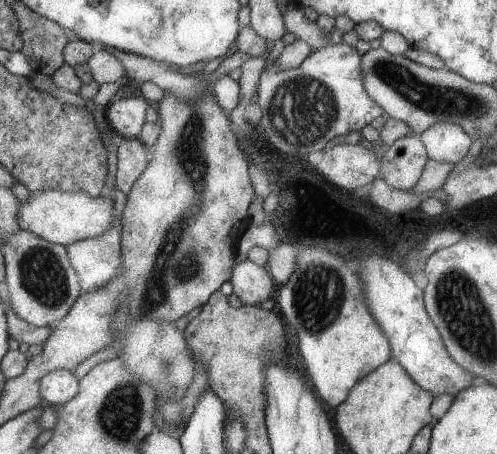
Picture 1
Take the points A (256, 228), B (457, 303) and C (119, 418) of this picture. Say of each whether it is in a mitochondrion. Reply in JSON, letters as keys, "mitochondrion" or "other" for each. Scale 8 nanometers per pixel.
{"A":"other","B":"mitochondrion","C":"mitochondrion"}

